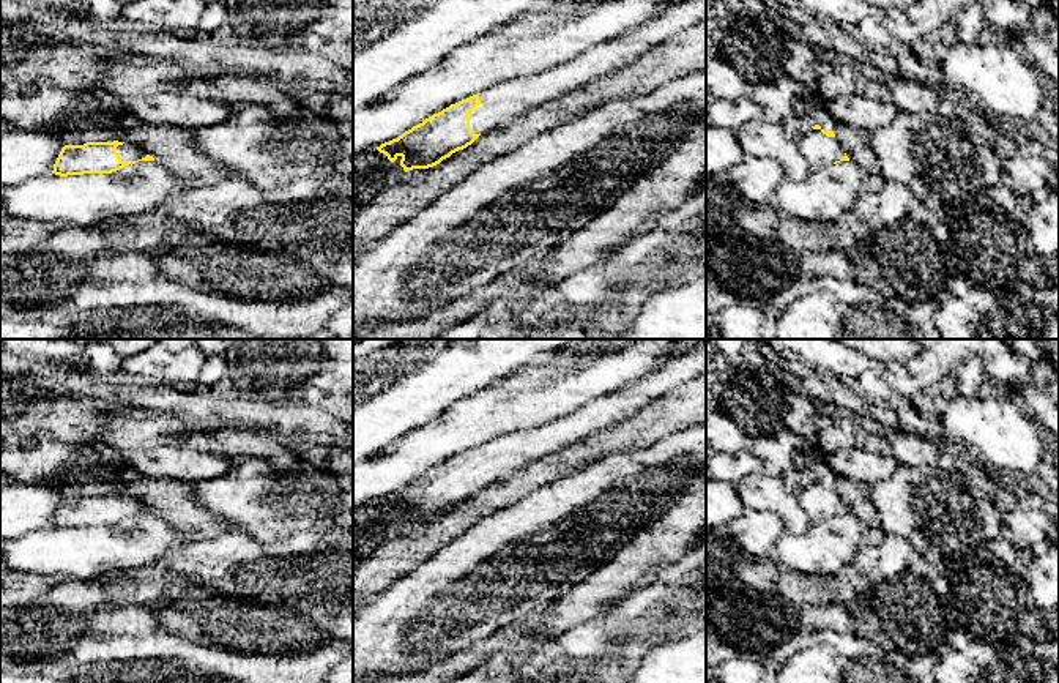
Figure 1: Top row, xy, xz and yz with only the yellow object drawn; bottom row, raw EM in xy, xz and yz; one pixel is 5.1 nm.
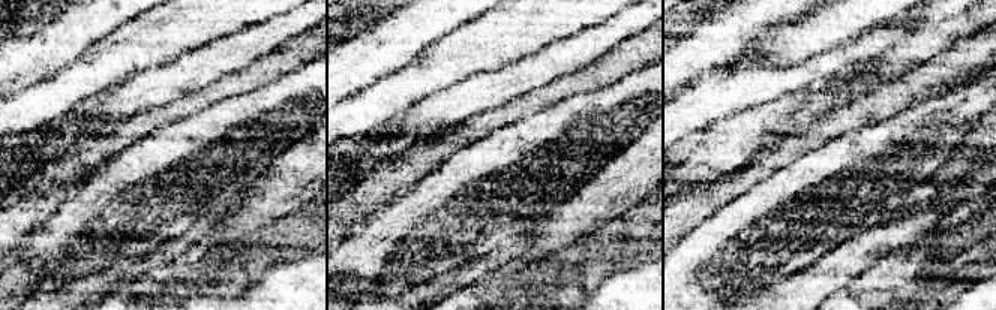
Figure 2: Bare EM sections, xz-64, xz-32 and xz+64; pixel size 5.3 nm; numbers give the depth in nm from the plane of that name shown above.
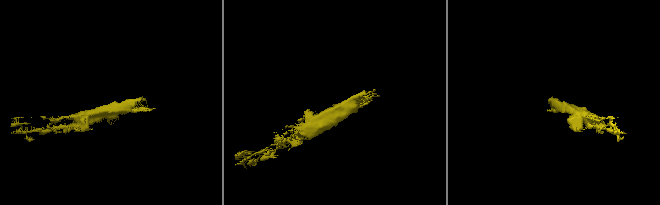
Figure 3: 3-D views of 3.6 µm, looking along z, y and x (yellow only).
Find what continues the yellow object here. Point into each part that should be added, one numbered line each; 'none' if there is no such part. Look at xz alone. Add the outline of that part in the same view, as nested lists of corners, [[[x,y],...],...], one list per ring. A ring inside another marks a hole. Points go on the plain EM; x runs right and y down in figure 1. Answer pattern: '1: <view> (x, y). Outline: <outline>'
1: xz (498, 459). Outline: [[[706,342],[671,356],[641,379],[596,397],[569,415],[533,429],[509,432],[479,448],[481,457],[468,468],[474,487],[485,487],[511,476],[555,451],[575,445],[591,434],[629,418],[665,391],[706,371]]]

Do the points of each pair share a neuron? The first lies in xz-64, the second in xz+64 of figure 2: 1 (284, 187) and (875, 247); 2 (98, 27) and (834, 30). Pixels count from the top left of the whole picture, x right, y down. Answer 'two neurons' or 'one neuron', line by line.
1: one neuron
2: two neurons

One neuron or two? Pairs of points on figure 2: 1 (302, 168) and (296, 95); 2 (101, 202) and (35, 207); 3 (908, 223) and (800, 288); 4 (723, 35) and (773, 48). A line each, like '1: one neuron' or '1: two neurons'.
1: two neurons
2: two neurons
3: one neuron
4: two neurons

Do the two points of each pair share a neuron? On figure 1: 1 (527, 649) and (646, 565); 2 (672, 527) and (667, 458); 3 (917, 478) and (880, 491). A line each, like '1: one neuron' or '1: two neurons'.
1: one neuron
2: two neurons
3: one neuron

